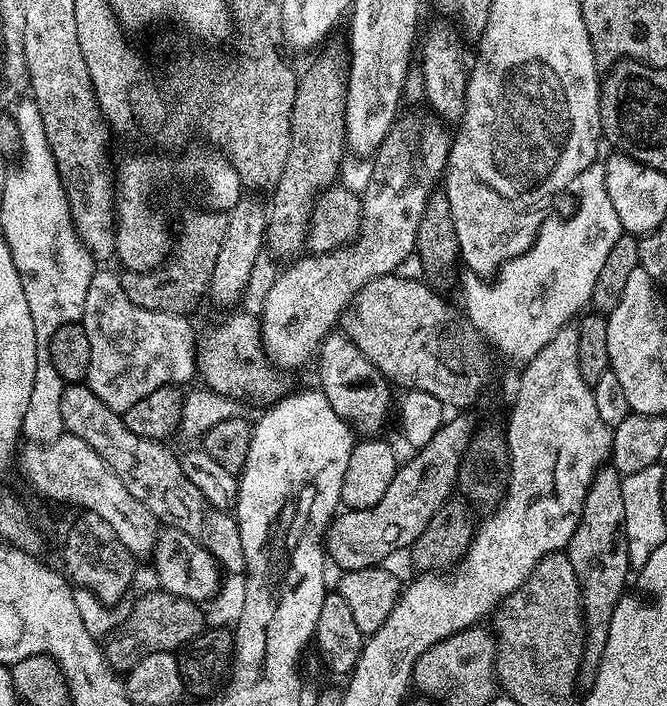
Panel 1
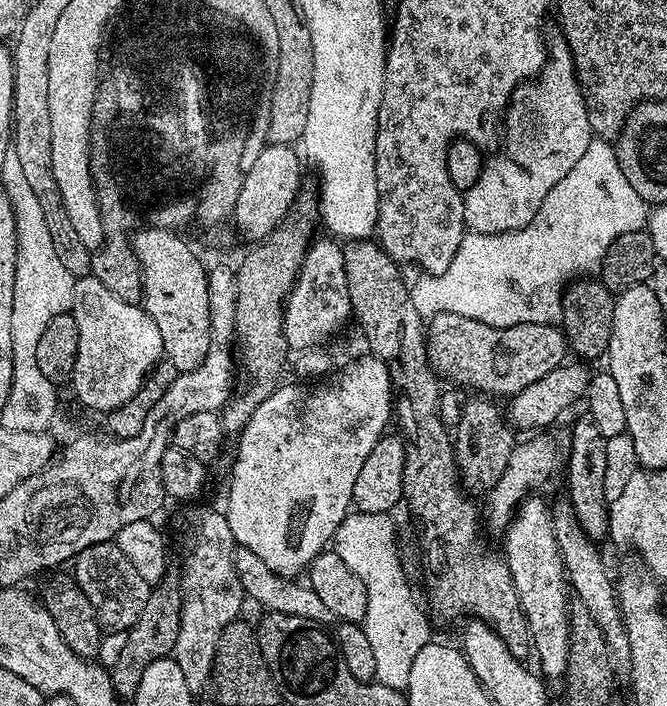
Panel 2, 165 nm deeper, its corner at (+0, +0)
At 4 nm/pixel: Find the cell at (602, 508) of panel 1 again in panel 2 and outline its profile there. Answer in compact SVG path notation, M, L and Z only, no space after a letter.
M581 414L572 424L572 437L568 440L566 452L566 472L568 468L567 503L571 504L582 530L589 540L600 542L609 535L608 513L609 502L602 490L602 481L606 478L606 442L607 438L594 426L594 418Z

